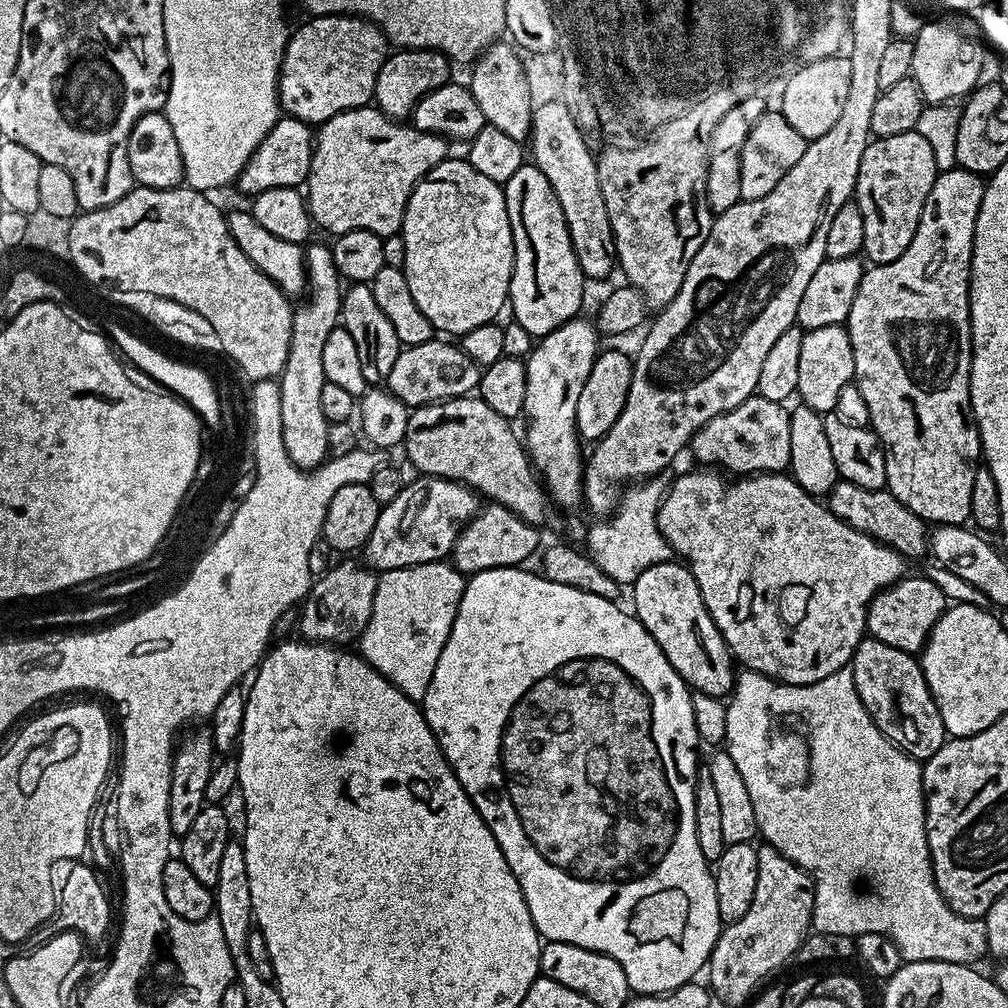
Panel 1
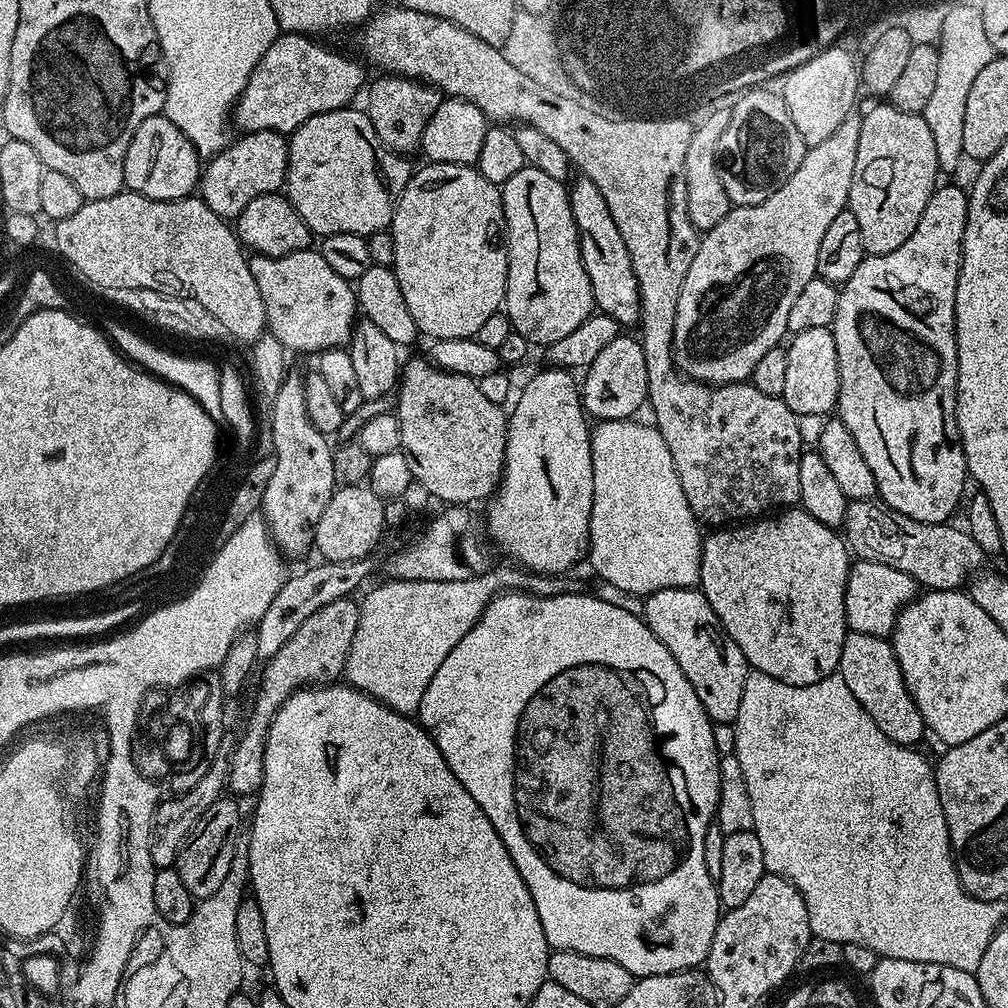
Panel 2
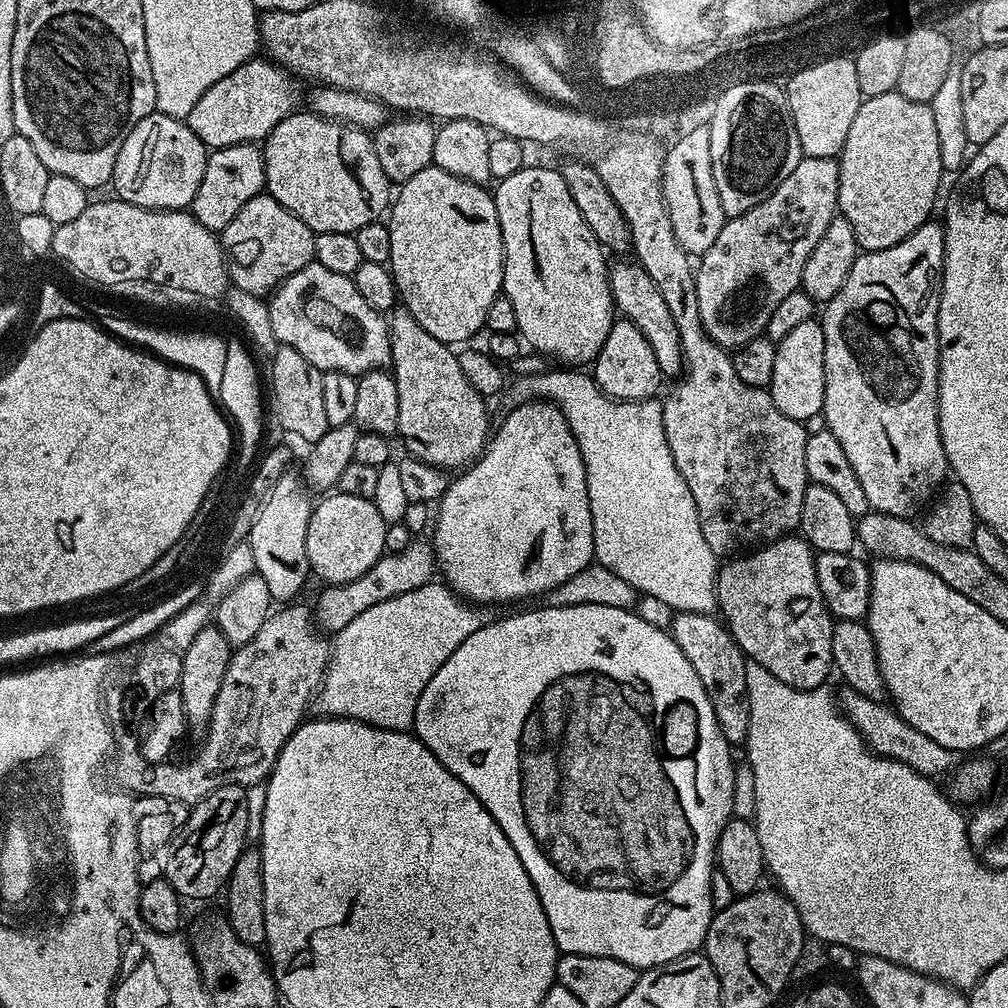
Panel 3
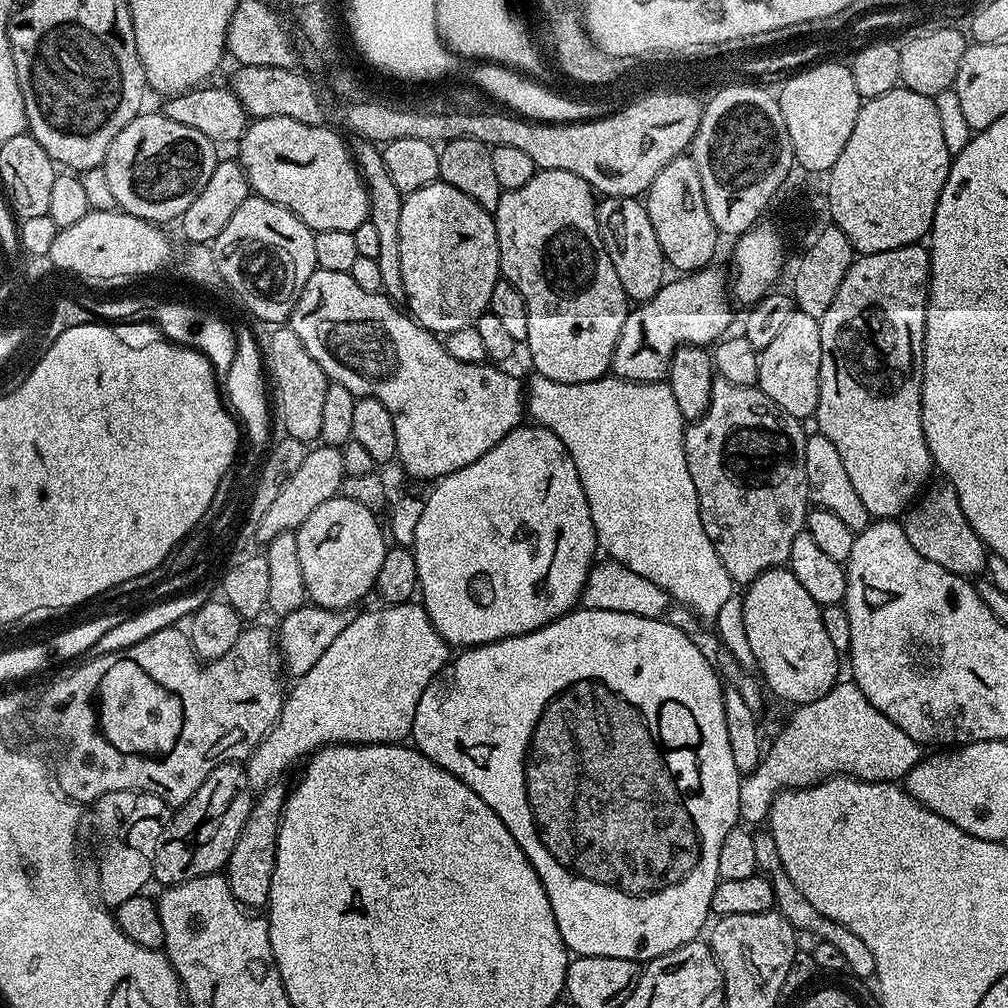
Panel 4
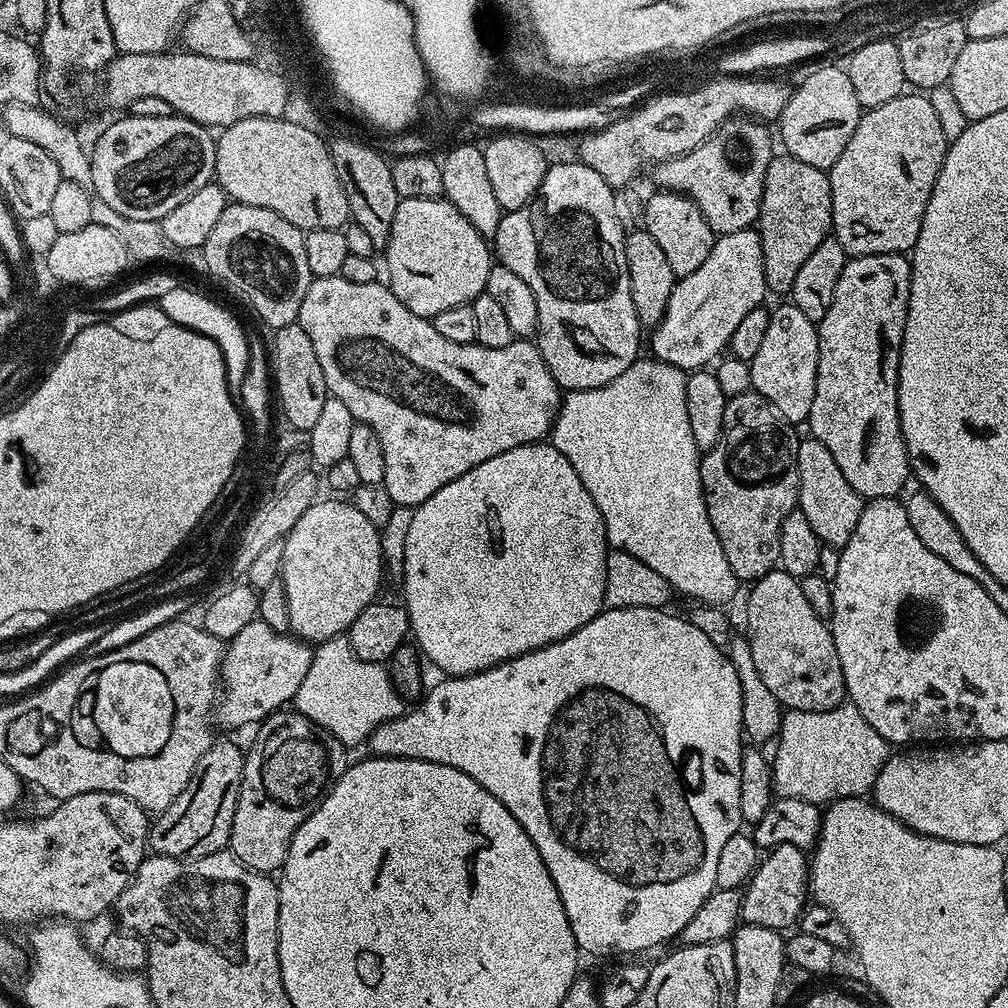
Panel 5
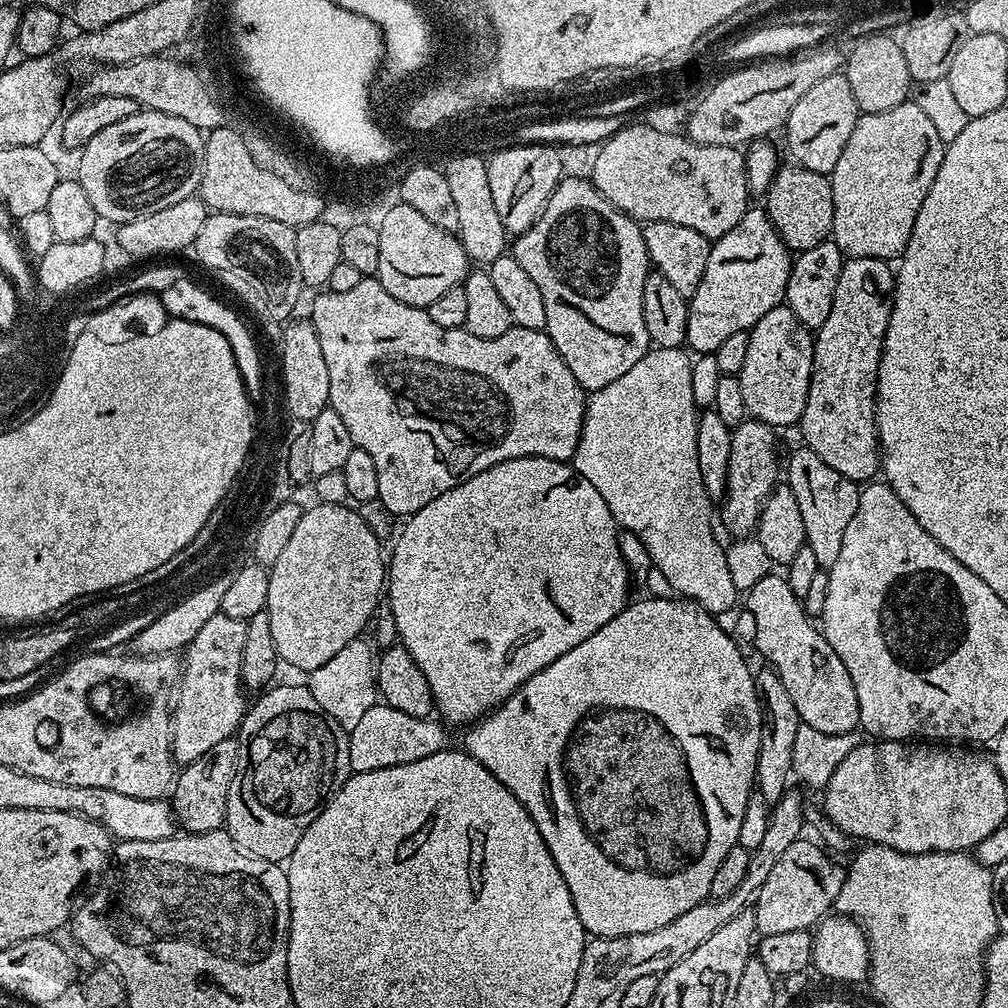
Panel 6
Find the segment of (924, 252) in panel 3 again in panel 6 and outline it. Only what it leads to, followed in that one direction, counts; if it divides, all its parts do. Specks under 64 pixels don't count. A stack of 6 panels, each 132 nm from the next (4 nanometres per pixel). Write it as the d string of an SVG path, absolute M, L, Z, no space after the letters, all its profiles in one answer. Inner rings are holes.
M854 256L845 259L842 266L842 274L838 274L838 286L834 286L834 306L830 306L830 314L826 318L826 322L822 322L822 326L815 329L814 339L812 342L812 373L810 374L810 386L806 394L806 410L802 410L802 418L798 425L798 431L804 435L803 443L810 450L814 450L814 454L818 454L818 458L822 458L822 462L826 462L826 466L831 466L834 470L838 470L838 474L846 474L846 478L857 482L868 482L873 479L872 476L881 471L880 467L880 439L878 438L878 430L876 429L876 383L878 382L878 366L882 358L882 346L886 338L886 326L890 322L890 314L892 313L892 295L896 293L896 274L893 265L887 260L879 260L878 258L862 258Z

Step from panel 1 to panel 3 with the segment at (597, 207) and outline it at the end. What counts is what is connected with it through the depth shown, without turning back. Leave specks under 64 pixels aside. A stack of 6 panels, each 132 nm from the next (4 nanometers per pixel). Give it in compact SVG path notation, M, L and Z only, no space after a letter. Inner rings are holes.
M628 258L617 259L620 261L617 264L613 263L608 269L612 302L616 305L617 313L634 326L638 326L638 330L642 330L642 338L650 342L650 350L654 350L654 358L658 358L661 373L665 377L679 377L684 371L684 359L674 316L670 314L670 308L666 306L666 300L662 298L658 286L654 286L654 278L646 274L641 264L624 259Z

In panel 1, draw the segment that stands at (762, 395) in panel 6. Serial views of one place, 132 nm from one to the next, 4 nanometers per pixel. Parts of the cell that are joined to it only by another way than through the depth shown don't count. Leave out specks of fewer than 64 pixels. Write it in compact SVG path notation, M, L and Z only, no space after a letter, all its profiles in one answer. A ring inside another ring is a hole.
M826 326L822 330L804 332L802 350L798 354L798 386L796 396L799 403L813 412L832 414L844 387L854 380L854 350L850 346L847 327Z

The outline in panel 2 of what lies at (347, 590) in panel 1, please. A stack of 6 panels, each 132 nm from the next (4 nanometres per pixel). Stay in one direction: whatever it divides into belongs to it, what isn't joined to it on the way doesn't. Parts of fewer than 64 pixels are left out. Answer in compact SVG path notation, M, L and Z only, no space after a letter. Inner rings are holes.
M347 598L331 602L330 605L324 605L317 613L310 615L310 618L303 622L302 626L295 631L294 636L290 638L278 654L274 654L263 665L264 673L260 676L260 689L256 692L256 701L252 704L252 713L248 716L248 725L244 728L244 733L238 736L236 747L232 752L232 765L229 766L228 788L233 792L252 792L259 793L264 777L264 751L266 750L266 738L272 725L274 714L280 708L281 704L286 702L295 692L309 686L327 686L341 679L345 671L350 646L354 642L354 634L358 630L360 621L360 604L355 599Z

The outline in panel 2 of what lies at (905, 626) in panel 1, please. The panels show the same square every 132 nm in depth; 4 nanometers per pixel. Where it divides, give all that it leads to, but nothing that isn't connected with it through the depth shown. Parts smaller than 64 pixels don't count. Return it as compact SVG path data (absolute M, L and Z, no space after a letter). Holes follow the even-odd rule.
M857 559L849 567L844 587L848 631L891 637L898 614L917 595L918 585L914 578L910 578L910 574L894 570L894 566L886 566L882 562Z

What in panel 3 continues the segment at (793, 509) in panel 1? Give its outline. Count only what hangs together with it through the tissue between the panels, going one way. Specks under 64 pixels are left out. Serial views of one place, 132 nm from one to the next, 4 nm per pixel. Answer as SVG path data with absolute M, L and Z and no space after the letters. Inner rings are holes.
M796 534L781 536L739 558L721 563L716 574L716 606L736 645L751 663L766 666L766 670L786 682L786 686L819 688L827 681L824 679L828 671L831 673L834 668L830 650L834 617L822 598L822 590L818 590L816 558L807 540Z

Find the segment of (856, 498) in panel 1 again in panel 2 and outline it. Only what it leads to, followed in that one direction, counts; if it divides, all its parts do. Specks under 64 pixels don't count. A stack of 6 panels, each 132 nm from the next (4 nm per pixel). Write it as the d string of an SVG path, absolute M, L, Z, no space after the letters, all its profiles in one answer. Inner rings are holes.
M873 498L849 503L842 525L842 535L849 549L859 559L894 566L894 570L910 574L910 578L914 578L917 585L933 592L951 592L959 589L969 577L981 571L986 560L982 546L978 546L978 542L970 538L967 530L963 527L955 528L954 525L952 522L918 522L914 518L906 518L906 514Z

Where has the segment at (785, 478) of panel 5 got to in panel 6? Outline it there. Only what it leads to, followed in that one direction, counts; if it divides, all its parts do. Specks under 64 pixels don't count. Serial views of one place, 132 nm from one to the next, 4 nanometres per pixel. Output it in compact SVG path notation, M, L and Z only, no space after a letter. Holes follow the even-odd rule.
M746 418L737 428L731 429L732 445L728 463L728 489L724 491L722 503L718 508L718 520L736 538L744 538L755 533L756 523L762 514L766 498L778 486L782 476L782 456L776 453L777 433L761 420Z

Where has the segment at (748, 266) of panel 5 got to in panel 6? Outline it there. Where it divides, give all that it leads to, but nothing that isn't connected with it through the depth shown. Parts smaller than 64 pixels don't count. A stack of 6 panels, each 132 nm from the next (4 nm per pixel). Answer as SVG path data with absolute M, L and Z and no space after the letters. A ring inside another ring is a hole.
M749 207L748 212L742 214L742 222L738 222L730 234L718 238L710 250L710 258L706 258L706 274L702 274L702 282L698 282L698 290L692 293L688 302L687 347L696 354L715 354L730 334L748 332L762 314L770 314L770 310L781 307L793 259L793 253L784 244L765 209Z

